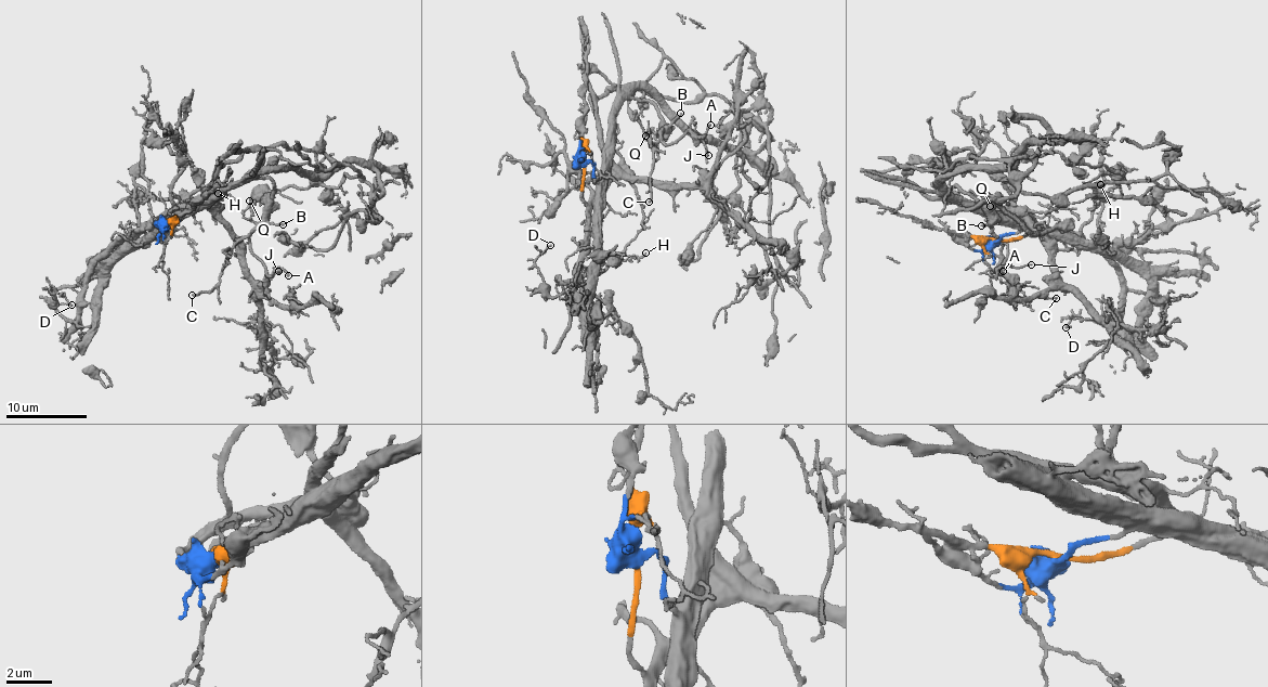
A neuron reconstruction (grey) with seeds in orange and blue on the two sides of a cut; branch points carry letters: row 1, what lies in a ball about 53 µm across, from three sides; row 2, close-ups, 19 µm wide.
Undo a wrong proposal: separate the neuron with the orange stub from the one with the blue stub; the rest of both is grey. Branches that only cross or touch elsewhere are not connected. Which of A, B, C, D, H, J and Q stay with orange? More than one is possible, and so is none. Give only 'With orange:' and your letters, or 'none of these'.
With orange: D, H

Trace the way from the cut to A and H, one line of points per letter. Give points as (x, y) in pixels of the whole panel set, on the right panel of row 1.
A: (996, 240), (1018, 227), (959, 206), (949, 190), (988, 215), (1007, 245), (1002, 271)
H: (996, 240), (1024, 237), (1047, 229), (1079, 232), (1109, 190), (1106, 198), (1093, 184), (1099, 184)

